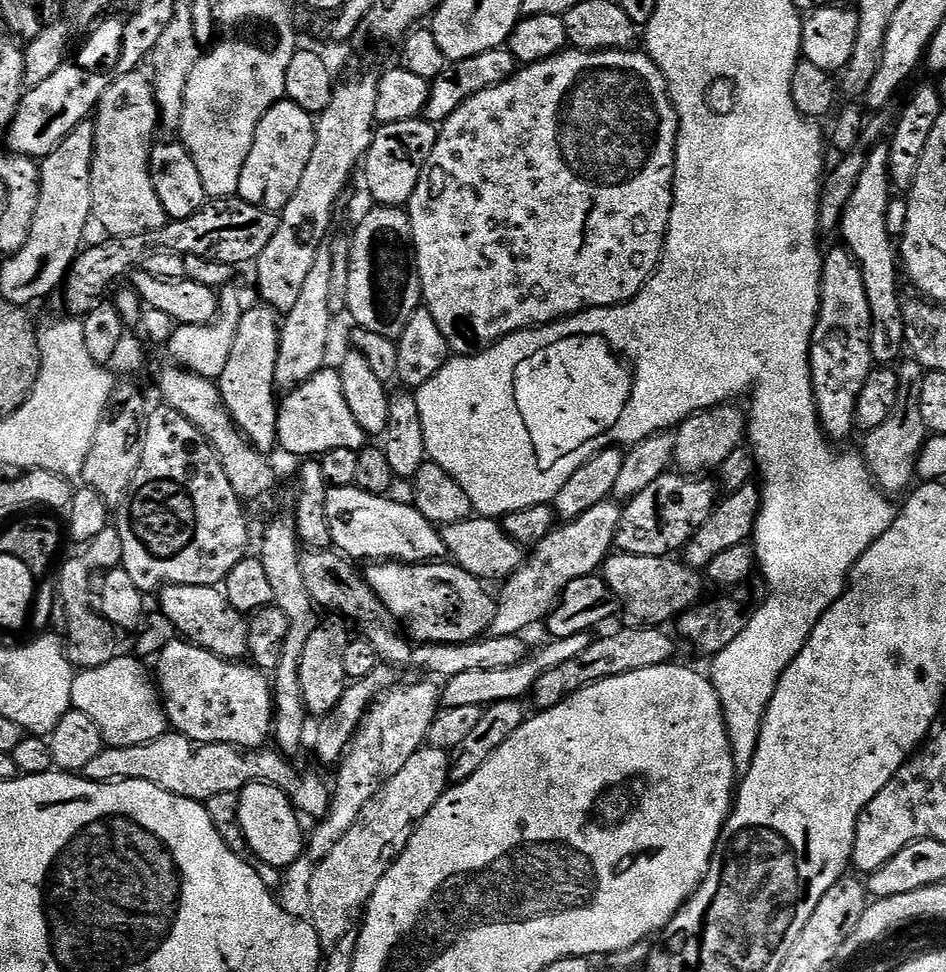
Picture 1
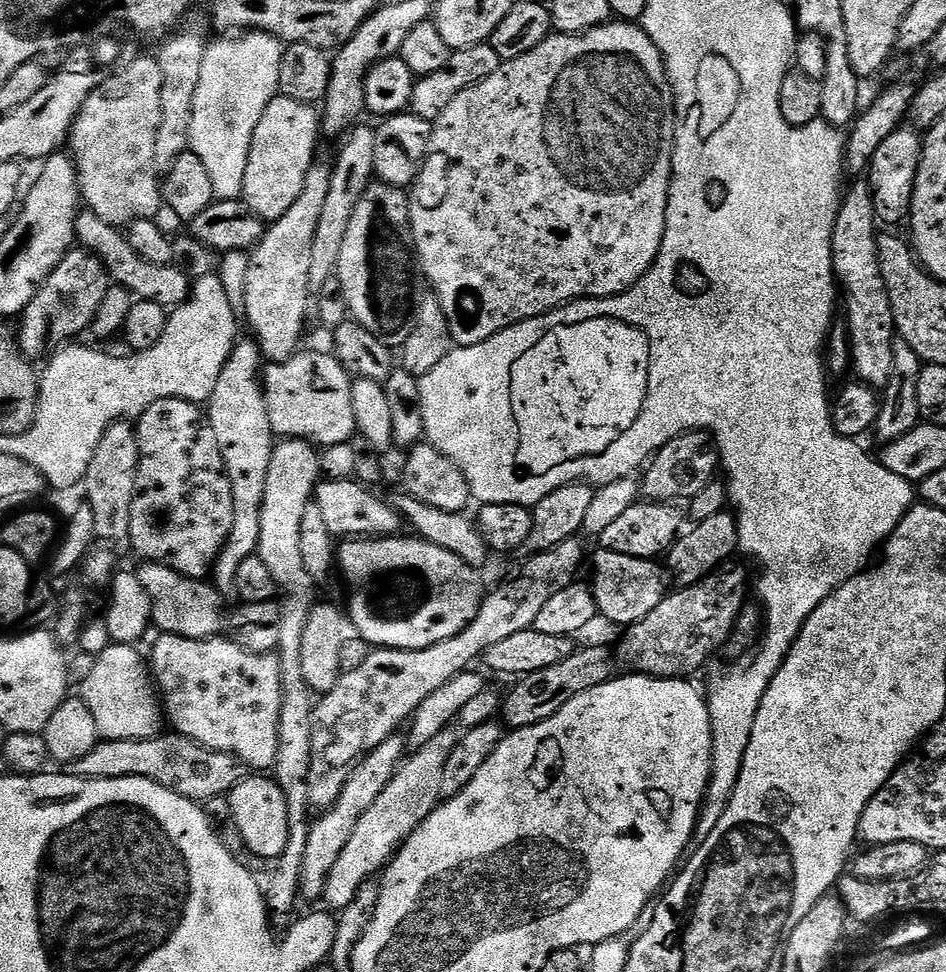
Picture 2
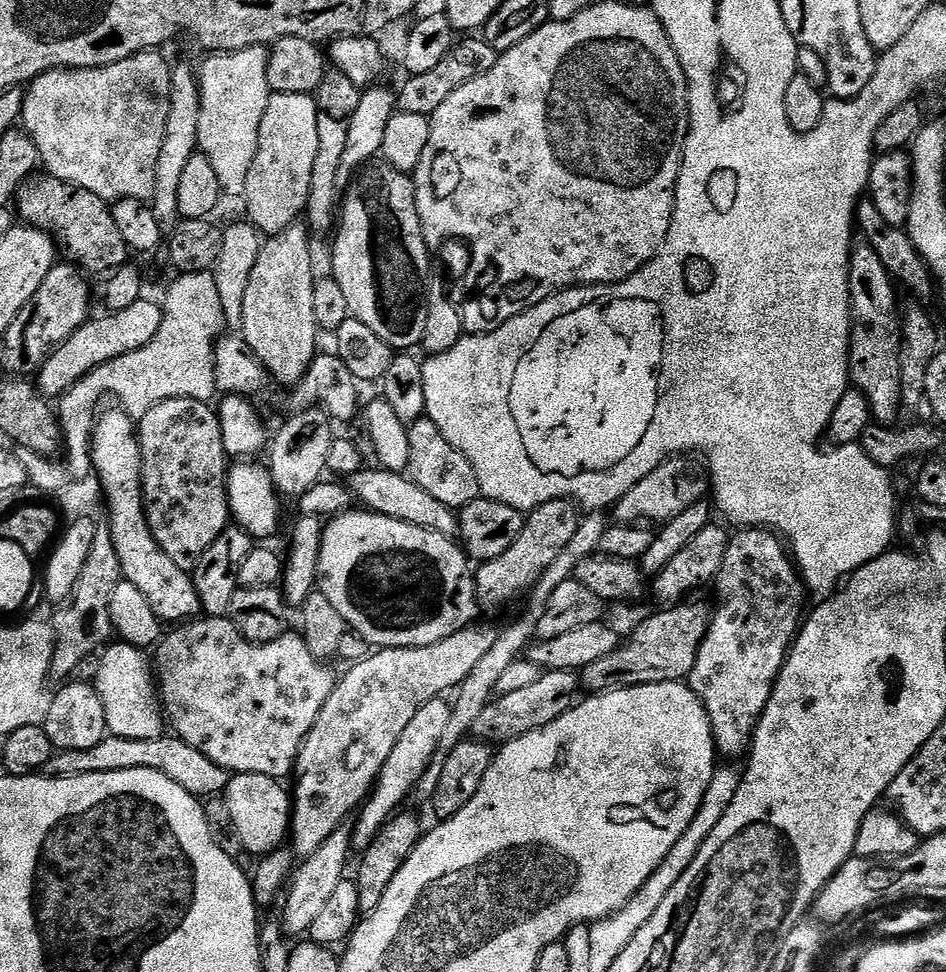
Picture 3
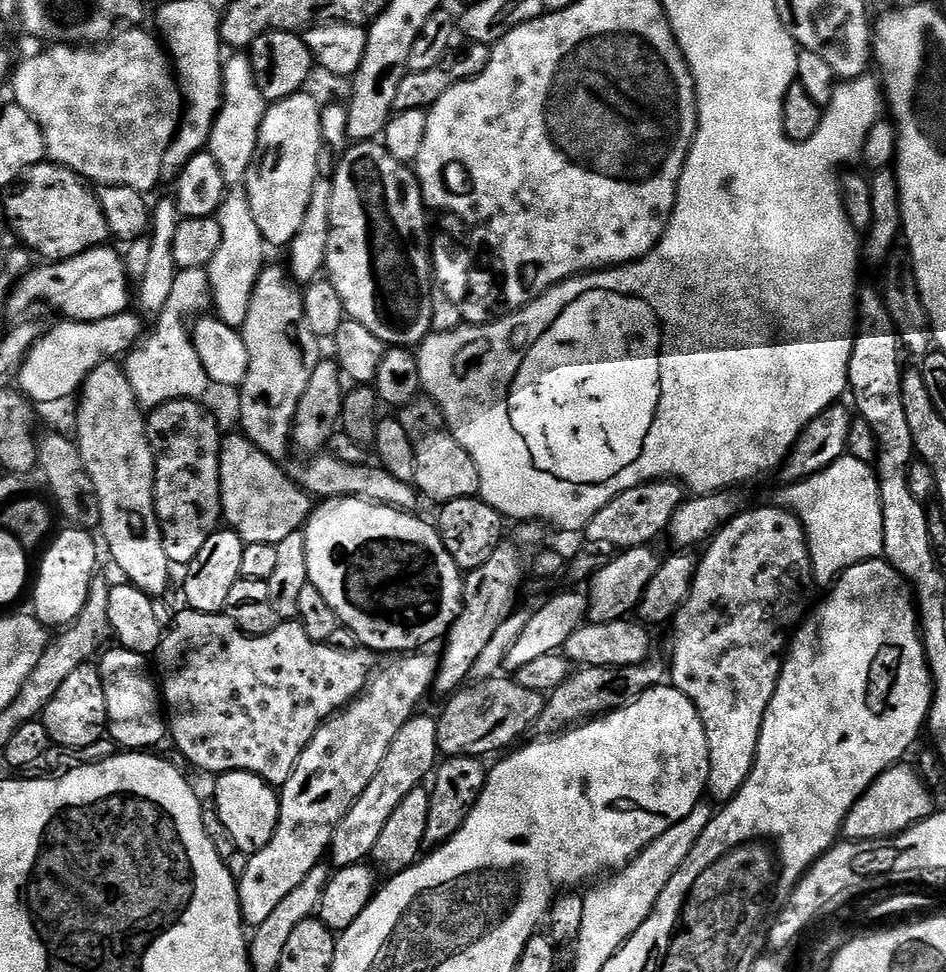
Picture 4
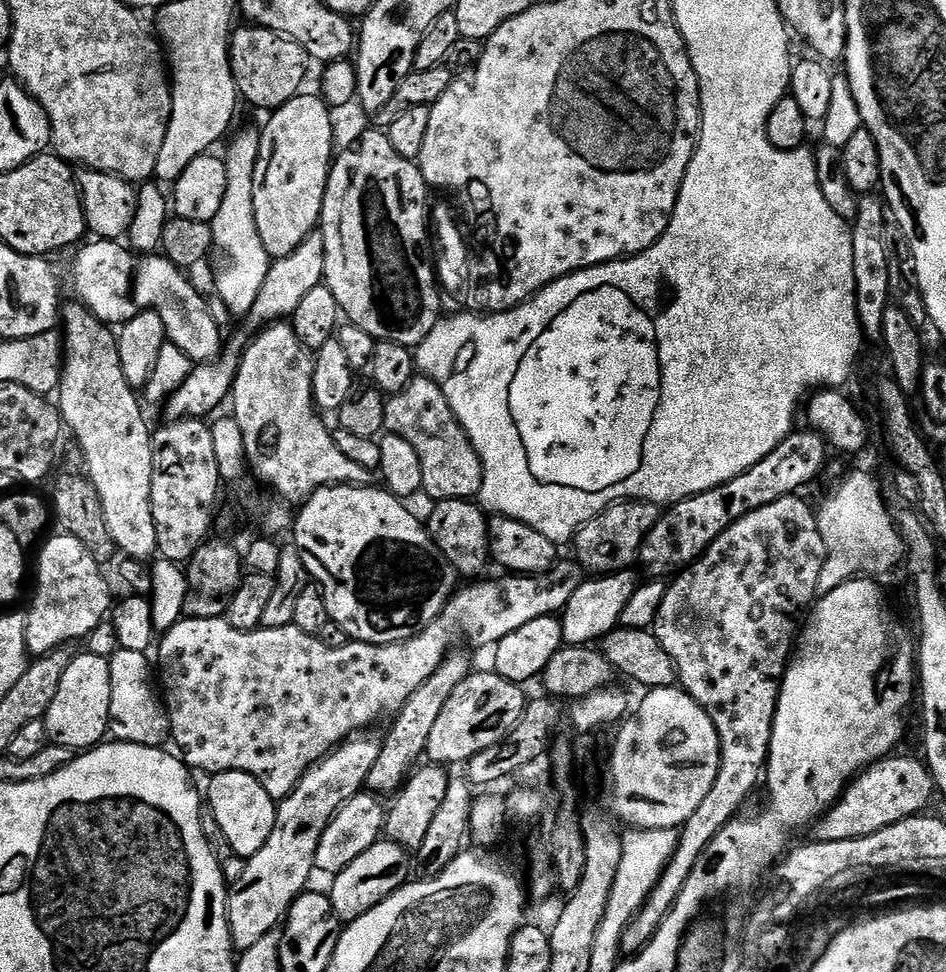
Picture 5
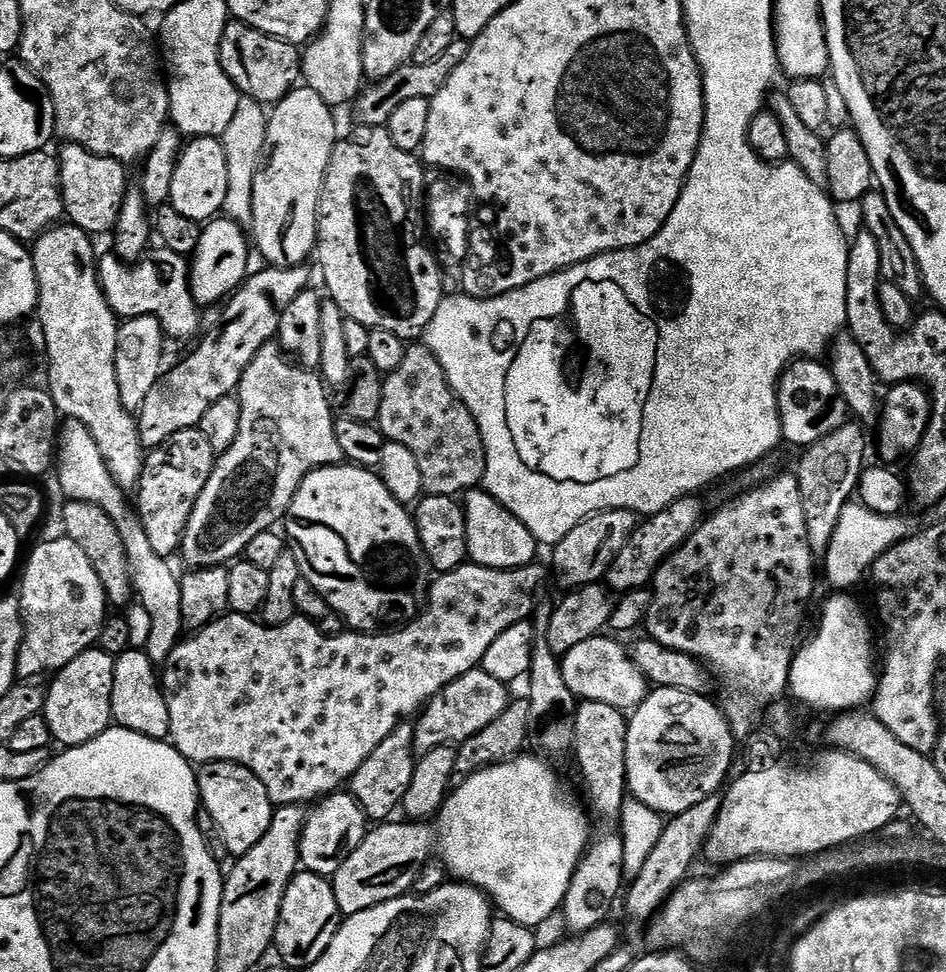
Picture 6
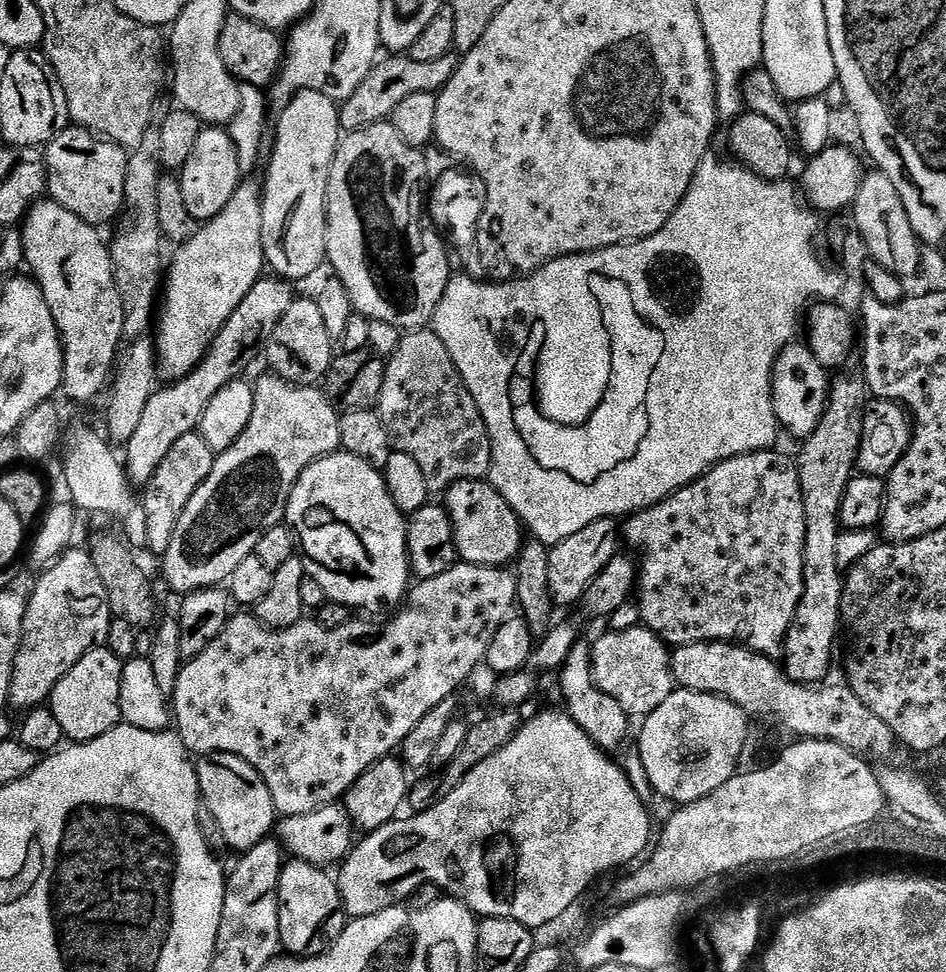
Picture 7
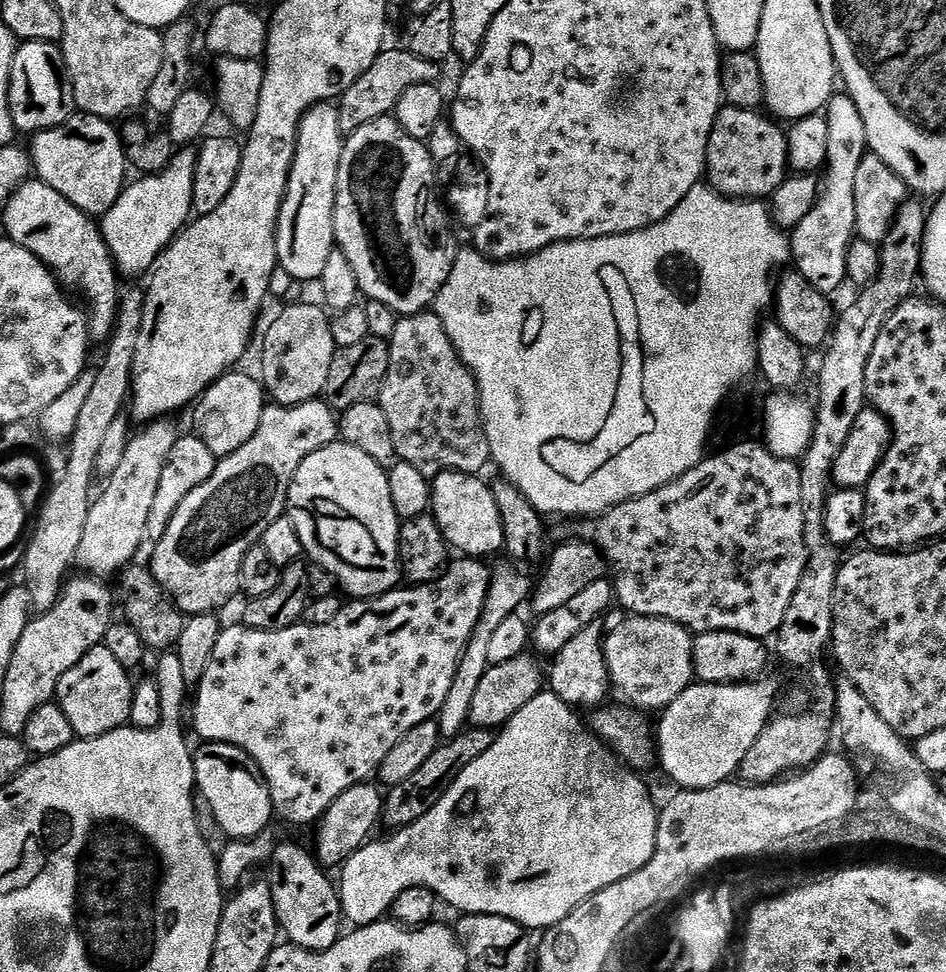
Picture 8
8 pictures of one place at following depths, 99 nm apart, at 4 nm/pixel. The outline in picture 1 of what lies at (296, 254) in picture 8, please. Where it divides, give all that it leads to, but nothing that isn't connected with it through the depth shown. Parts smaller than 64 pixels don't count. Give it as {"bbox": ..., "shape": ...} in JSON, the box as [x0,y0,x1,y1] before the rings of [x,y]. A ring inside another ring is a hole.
{"bbox":[238,99,316,212],"shape":[[[282,99],[258,122],[246,166],[242,166],[242,178],[238,178],[238,196],[246,203],[264,208],[267,212],[283,212],[286,202],[294,198],[298,181],[310,162],[310,153],[314,150],[316,120],[313,113],[302,110],[290,99]]]}

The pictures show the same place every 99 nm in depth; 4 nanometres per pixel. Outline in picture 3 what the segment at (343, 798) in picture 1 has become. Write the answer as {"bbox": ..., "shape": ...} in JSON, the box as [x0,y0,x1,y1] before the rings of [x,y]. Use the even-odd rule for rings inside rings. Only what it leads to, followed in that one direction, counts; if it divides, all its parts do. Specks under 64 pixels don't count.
{"bbox":[282,826,353,937],"shape":[[[341,826],[334,830],[314,854],[303,857],[295,865],[290,877],[290,883],[286,888],[284,900],[284,916],[282,915],[282,927],[289,937],[300,936],[307,933],[318,922],[318,914],[322,914],[322,906],[330,902],[334,890],[346,879],[344,863],[348,855],[353,854],[353,833],[347,827]],[[347,829],[347,830],[346,830]],[[288,896],[288,897],[287,897]]]}

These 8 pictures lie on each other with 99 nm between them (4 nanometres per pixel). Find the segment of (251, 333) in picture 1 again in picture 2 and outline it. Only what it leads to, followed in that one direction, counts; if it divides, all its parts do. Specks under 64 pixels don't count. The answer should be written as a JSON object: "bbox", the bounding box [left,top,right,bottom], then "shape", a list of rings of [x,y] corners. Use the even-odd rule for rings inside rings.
{"bbox":[206,339,274,594],"shape":[[[237,339],[222,374],[218,374],[214,394],[206,405],[208,421],[210,426],[214,426],[214,438],[218,438],[218,450],[222,450],[224,468],[232,479],[236,515],[234,526],[210,569],[211,583],[220,594],[233,591],[242,562],[256,555],[258,534],[262,530],[260,511],[266,490],[266,470],[270,470],[274,447],[270,414],[264,401],[260,348],[255,339],[247,339]]]}

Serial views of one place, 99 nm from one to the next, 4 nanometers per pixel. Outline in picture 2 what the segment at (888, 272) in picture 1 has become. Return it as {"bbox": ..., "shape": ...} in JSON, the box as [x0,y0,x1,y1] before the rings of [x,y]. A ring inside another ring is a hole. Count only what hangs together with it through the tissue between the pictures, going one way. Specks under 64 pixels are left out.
{"bbox":[832,182,898,389],"shape":[[[860,182],[852,193],[843,197],[836,229],[832,239],[832,255],[836,257],[836,275],[842,285],[842,296],[848,299],[848,328],[846,335],[850,345],[850,364],[861,381],[873,388],[883,389],[883,384],[896,368],[896,344],[898,333],[894,322],[894,310],[890,294],[882,278],[882,266],[878,262],[878,209],[872,189]]]}

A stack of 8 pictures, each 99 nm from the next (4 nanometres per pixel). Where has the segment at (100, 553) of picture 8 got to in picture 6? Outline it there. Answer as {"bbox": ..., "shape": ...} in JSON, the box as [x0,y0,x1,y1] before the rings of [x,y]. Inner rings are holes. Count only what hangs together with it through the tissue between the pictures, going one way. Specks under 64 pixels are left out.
{"bbox":[138,266,309,450],"shape":[[[264,266],[261,272],[253,271],[248,279],[232,293],[230,299],[223,305],[224,321],[209,334],[199,341],[200,345],[185,358],[181,364],[170,367],[163,373],[157,385],[154,386],[146,400],[138,411],[138,427],[140,430],[140,440],[145,449],[151,450],[164,444],[178,430],[190,430],[199,428],[202,422],[202,414],[214,406],[223,396],[231,396],[240,387],[242,374],[254,362],[258,350],[262,346],[273,343],[277,339],[282,322],[282,314],[298,294],[302,294],[309,287],[307,267],[298,268],[277,268],[275,266]]]}

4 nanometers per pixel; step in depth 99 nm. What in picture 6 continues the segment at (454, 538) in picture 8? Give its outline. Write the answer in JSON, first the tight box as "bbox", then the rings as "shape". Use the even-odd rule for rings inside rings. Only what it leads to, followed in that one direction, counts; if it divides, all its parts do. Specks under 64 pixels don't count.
{"bbox":[462,487,538,570],"shape":[[[483,487],[463,493],[462,503],[466,514],[468,560],[471,563],[494,570],[527,568],[528,565],[537,563],[538,545],[534,534],[530,534],[530,530],[526,530],[526,526],[522,526],[522,522],[485,492]]]}

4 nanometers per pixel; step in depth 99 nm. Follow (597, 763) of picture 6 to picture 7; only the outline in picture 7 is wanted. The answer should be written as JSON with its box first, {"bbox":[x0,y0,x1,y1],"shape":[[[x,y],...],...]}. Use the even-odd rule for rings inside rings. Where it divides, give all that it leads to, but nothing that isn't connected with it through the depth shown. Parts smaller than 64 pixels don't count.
{"bbox":[559,640,630,752],"shape":[[[584,640],[576,642],[567,655],[567,662],[560,669],[559,676],[560,690],[566,704],[565,711],[596,745],[604,751],[614,752],[628,732],[630,717],[616,698],[611,698],[610,694],[603,694],[598,690],[597,684],[593,681],[592,649],[588,642],[584,643]]]}

